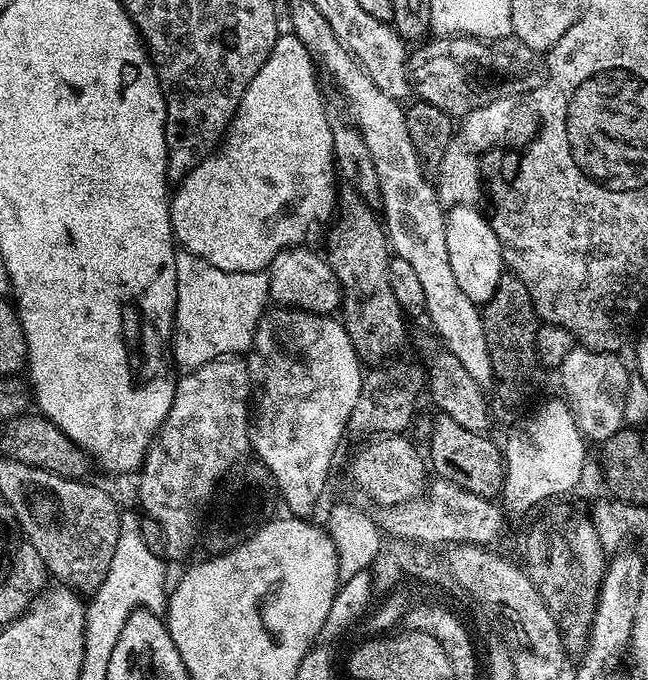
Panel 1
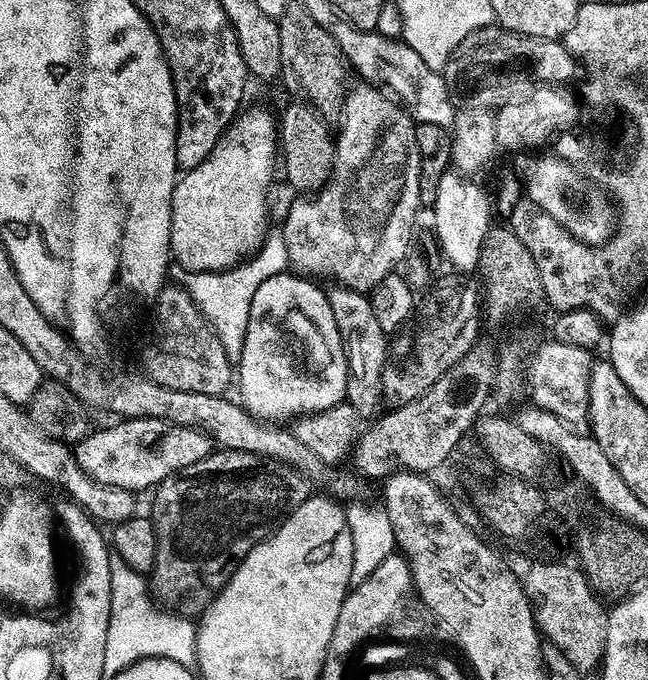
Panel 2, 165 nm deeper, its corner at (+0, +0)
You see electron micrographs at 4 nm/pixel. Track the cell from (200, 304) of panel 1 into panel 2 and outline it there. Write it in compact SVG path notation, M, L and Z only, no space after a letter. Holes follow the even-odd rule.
M272 234L265 239L255 256L234 268L228 268L224 272L189 272L183 277L185 280L182 280L182 287L188 291L198 310L218 334L222 350L226 350L226 358L234 366L239 365L242 346L246 346L246 326L250 322L250 302L254 298L254 290L258 290L266 278L283 272L288 267L284 237Z

